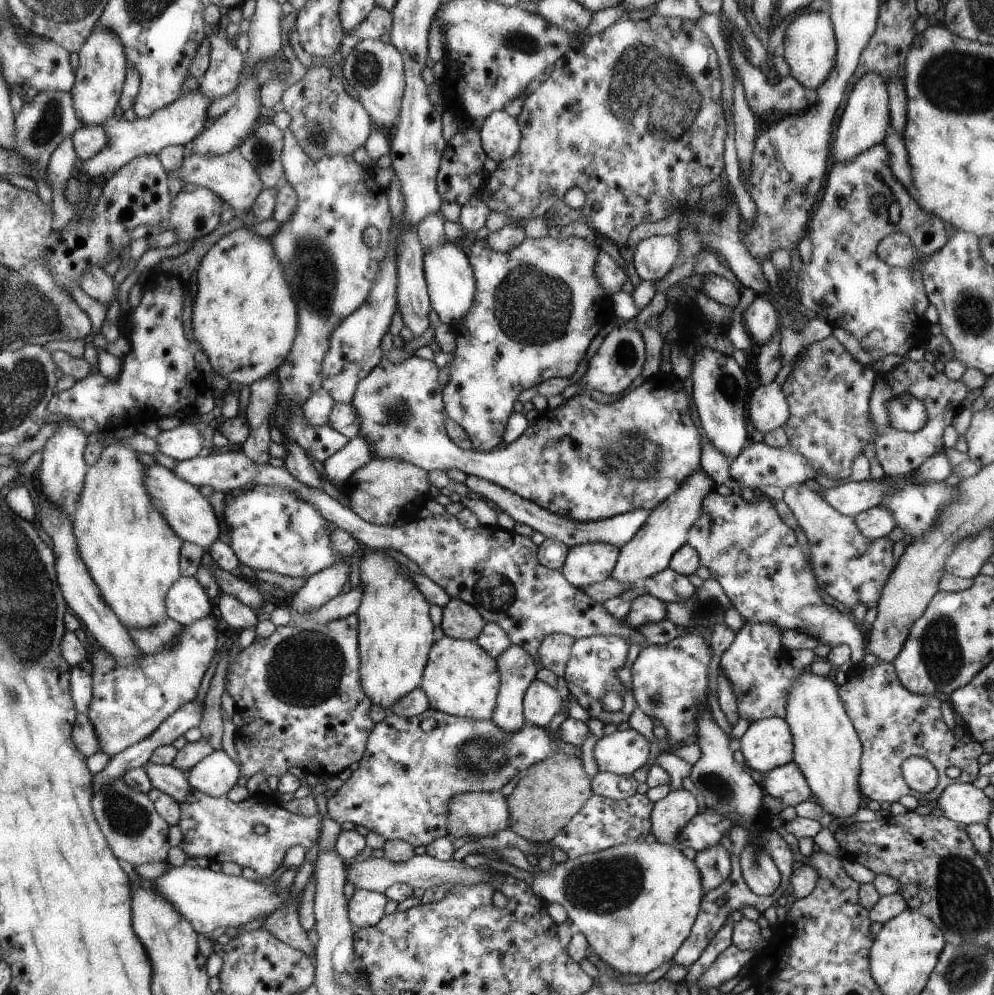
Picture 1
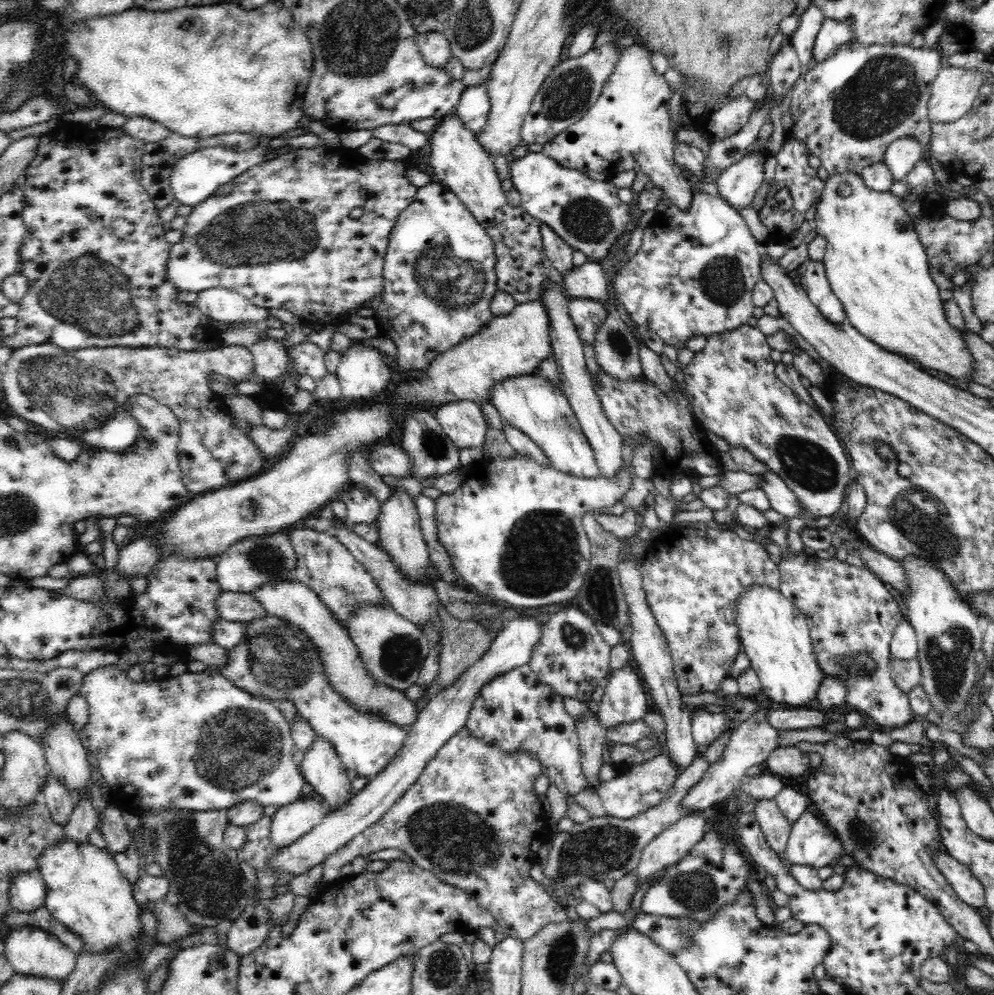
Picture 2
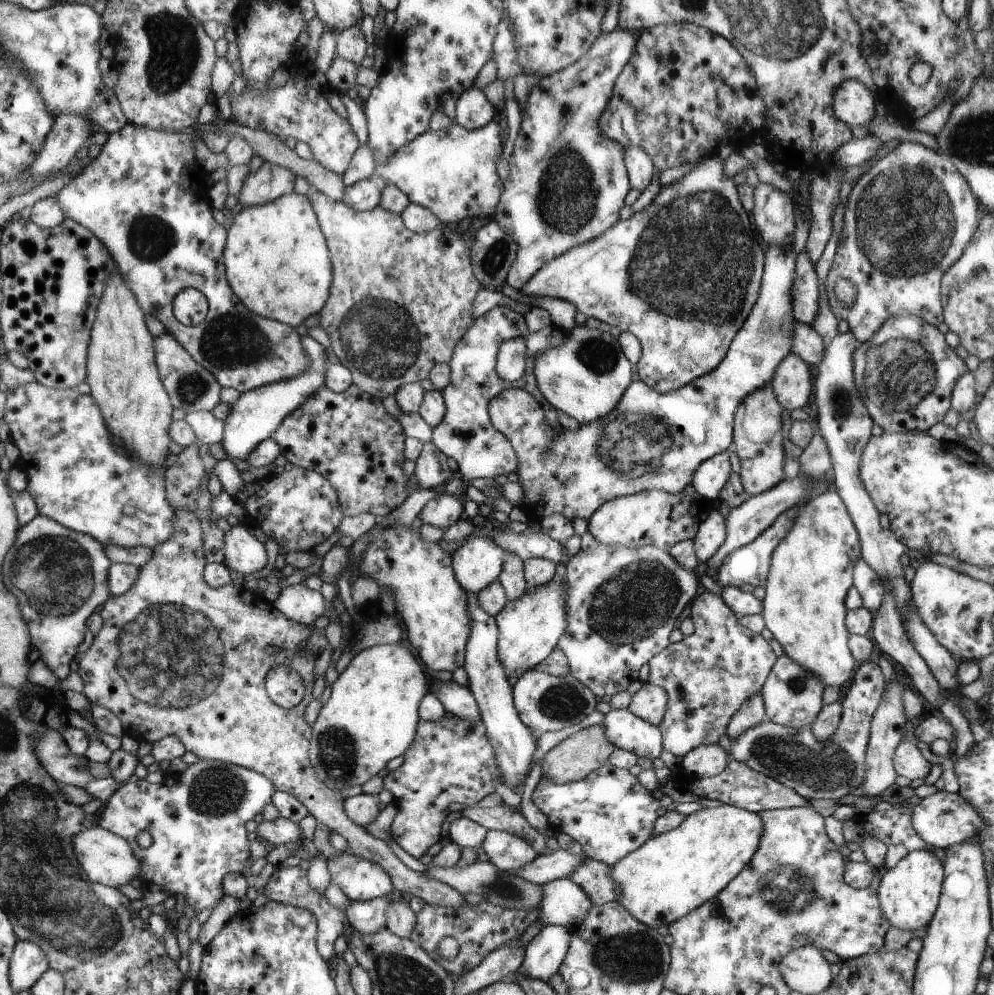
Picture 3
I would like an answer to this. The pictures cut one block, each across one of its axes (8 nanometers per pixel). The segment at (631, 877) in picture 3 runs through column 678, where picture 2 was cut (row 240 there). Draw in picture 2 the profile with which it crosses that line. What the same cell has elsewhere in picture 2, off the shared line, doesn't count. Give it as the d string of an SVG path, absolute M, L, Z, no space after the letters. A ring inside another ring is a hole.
M856 173L828 175L823 181L814 222L817 236L823 236L827 242L823 254L825 273L831 289L844 307L846 321L884 351L911 356L923 366L962 382L973 381L976 360L965 344L964 331L948 321L940 289L930 272L929 257L913 228L913 219L900 206L900 197L890 191L872 190L866 186L862 175Z

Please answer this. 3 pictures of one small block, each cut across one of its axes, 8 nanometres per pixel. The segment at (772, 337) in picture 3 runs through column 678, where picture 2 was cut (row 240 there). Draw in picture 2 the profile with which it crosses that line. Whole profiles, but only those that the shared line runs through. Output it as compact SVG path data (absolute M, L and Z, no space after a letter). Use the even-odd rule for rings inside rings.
M432 180L425 186L418 187L414 202L409 204L398 216L394 223L393 230L389 234L389 243L386 247L386 254L383 258L383 274L382 274L382 294L381 302L375 310L379 322L383 326L382 334L388 334L397 346L397 364L410 370L412 373L424 375L434 359L445 354L446 351L462 344L464 340L472 338L478 331L484 330L489 322L494 318L490 312L489 304L492 302L493 294L497 291L497 275L495 273L496 255L493 240L486 234L485 228L474 218L474 215L466 208L466 205L454 194L448 187Z

